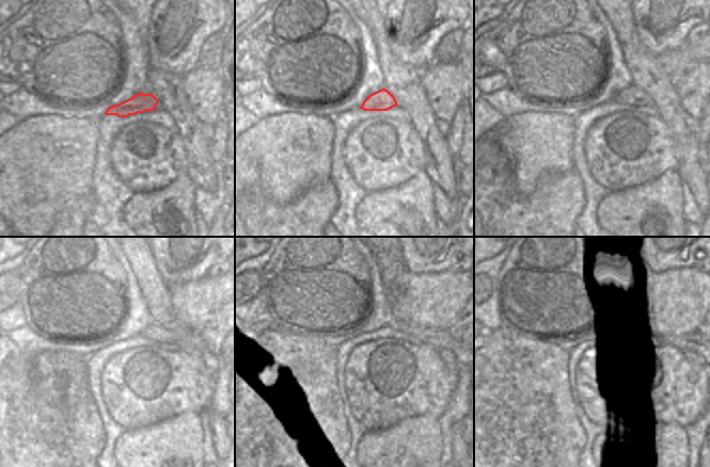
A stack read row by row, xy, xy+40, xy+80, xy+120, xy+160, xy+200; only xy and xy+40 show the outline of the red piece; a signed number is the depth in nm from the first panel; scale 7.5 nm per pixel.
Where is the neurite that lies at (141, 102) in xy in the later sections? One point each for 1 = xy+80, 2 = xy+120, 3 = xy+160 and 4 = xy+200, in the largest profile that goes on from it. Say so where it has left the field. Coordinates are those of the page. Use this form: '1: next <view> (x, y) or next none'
1: next xy+80 (632, 95)
2: next xy+120 (157, 334)
3: next xy+160 (432, 337)
4: next xy+200 (691, 341)

